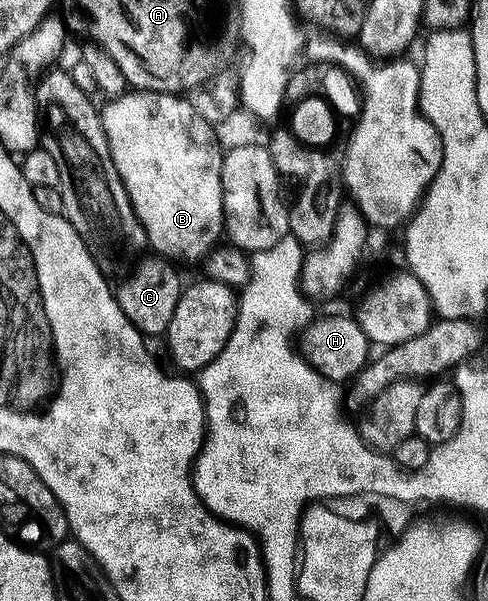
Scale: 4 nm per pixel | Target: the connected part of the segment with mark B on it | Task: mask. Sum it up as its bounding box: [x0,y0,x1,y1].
[101,89,225,261]

